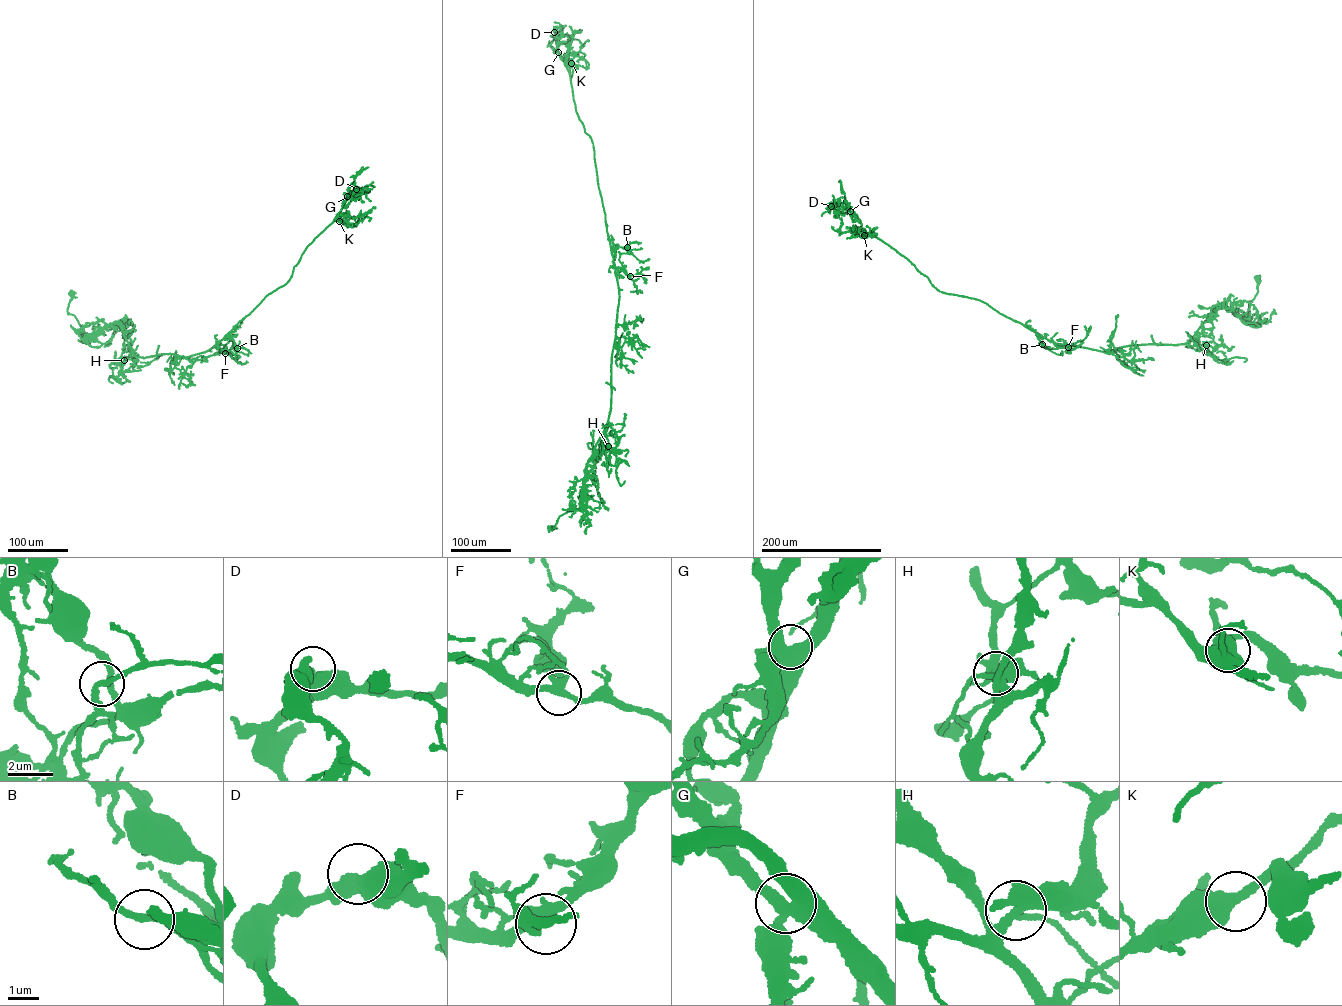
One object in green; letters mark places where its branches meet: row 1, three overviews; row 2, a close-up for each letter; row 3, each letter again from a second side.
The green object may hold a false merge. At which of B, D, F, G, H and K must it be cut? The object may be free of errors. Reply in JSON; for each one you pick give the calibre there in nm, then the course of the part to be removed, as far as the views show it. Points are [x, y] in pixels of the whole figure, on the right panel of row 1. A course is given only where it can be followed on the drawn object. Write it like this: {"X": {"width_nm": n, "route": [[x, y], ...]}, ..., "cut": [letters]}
{"cut": []}

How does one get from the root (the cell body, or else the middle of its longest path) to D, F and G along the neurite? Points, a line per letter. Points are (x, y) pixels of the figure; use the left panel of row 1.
D: (72, 292), (67, 311), (84, 333), (114, 322), (137, 356), (204, 352), (286, 283), (307, 247), (356, 189)
F: (72, 292), (67, 311), (83, 333), (118, 323), (137, 356), (187, 357), (214, 346), (225, 353)
G: (72, 292), (67, 311), (84, 333), (114, 322), (137, 356), (204, 352), (286, 283), (347, 196)

